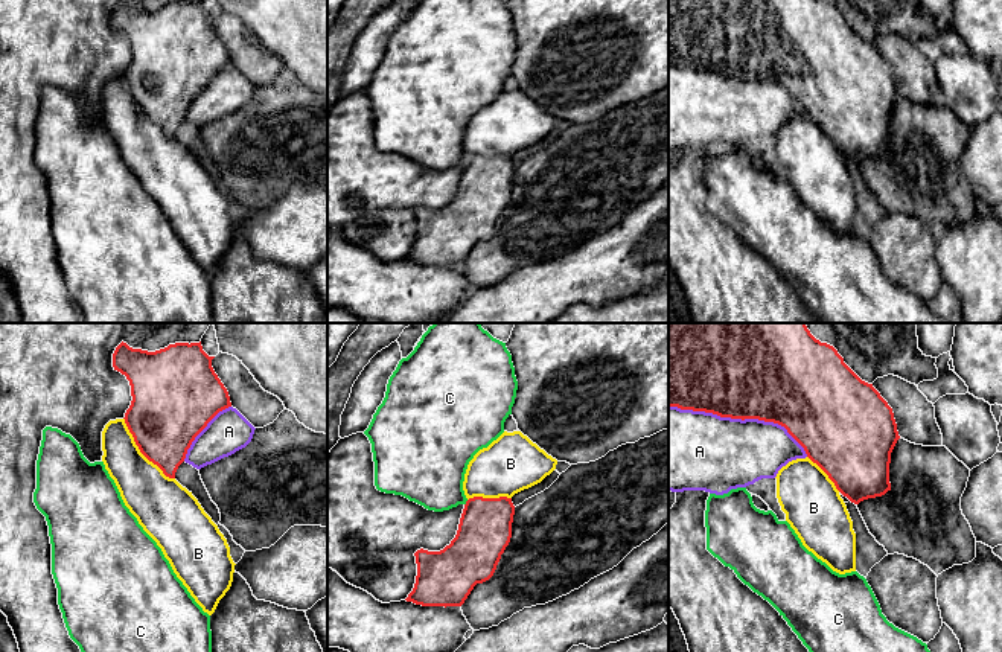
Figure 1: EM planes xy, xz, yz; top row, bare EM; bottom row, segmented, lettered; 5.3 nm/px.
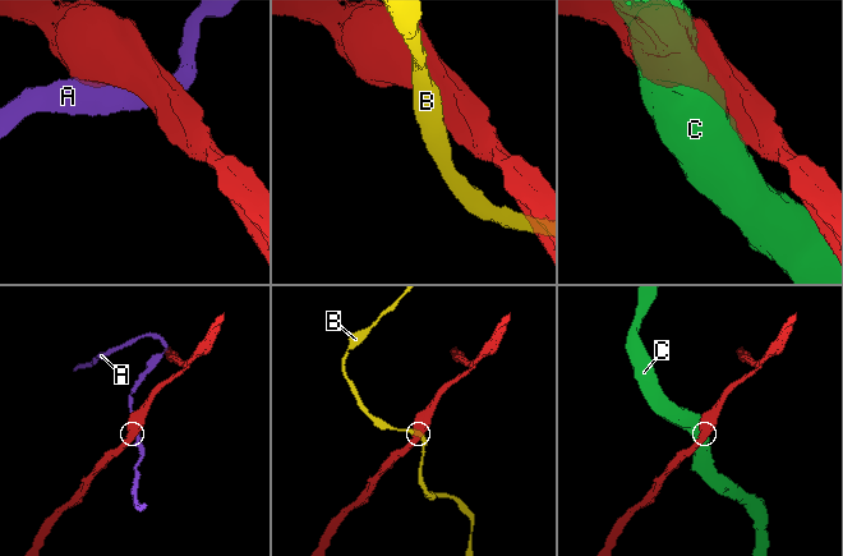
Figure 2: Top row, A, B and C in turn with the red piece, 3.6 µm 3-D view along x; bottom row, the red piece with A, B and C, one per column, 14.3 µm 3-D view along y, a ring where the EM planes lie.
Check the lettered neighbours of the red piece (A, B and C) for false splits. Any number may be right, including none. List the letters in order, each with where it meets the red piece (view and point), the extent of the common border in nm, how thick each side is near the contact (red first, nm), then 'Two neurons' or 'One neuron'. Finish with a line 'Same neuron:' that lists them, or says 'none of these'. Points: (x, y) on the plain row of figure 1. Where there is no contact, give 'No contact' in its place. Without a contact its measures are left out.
A: Touches red at yz (740, 76). Shared border 800 nm. Thickness 420 nm (red) against 400 nm. Two neurons
B: Touches red at xy (140, 110). Shared border 420 nm. Thickness 400 nm (red) against 280 nm. Two neurons
C: Touches red at xz (466, 162). Shared border 40 nm. Thickness 280 nm (red) against 360 nm. Two neurons
Same neuron: none of these

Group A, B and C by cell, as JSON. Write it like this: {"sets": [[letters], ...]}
{"sets": [["A"], ["B", "C"]]}

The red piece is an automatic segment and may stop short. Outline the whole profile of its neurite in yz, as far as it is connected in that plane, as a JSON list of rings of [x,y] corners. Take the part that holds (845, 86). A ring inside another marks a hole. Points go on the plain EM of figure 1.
[[[669,0],[669,66],[784,85],[854,163],[891,149],[891,111],[900,97],[892,67],[827,2]]]

